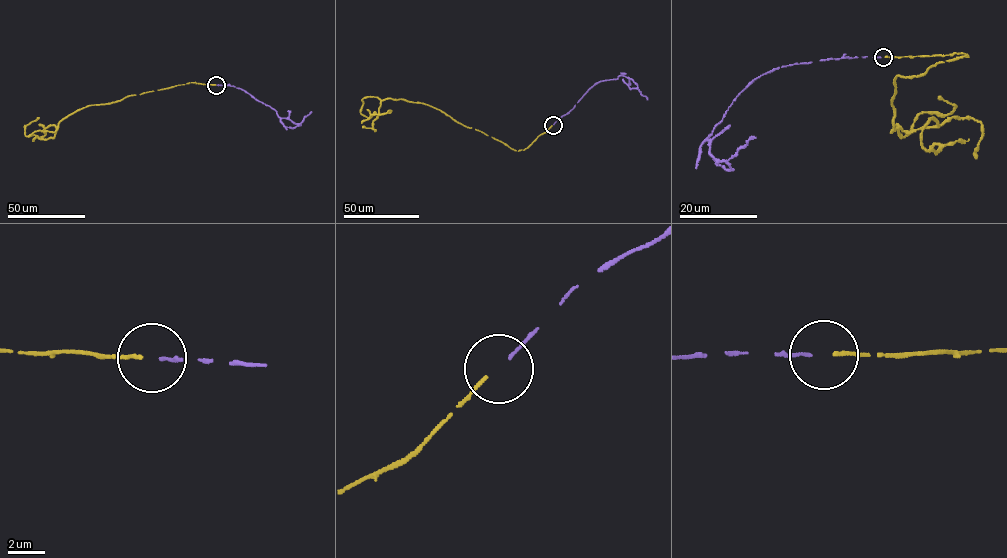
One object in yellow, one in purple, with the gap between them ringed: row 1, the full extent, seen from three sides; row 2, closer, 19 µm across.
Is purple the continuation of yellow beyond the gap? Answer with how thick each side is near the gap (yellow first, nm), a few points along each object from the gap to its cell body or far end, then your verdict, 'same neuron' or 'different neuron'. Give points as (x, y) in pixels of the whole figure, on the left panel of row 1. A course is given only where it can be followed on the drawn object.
calibres 190 and 160 nm; course yellow (215, 85), (189, 82), (89, 105), (64, 118), (54, 132), (43, 130), (54, 125), (53, 138), (29, 134); course purple (217, 85), (243, 89), (274, 109), (279, 117), (300, 124), (294, 127), (284, 125); same neuron

